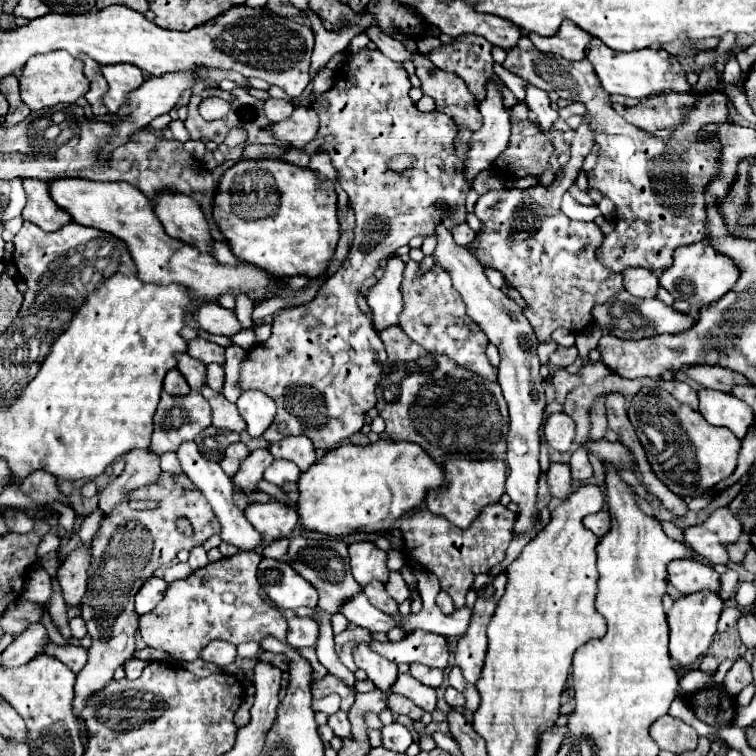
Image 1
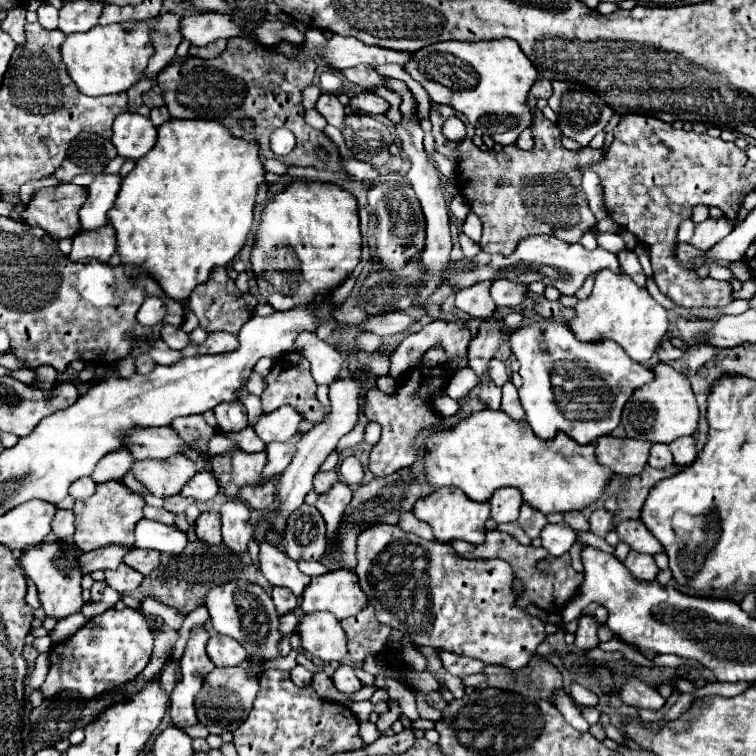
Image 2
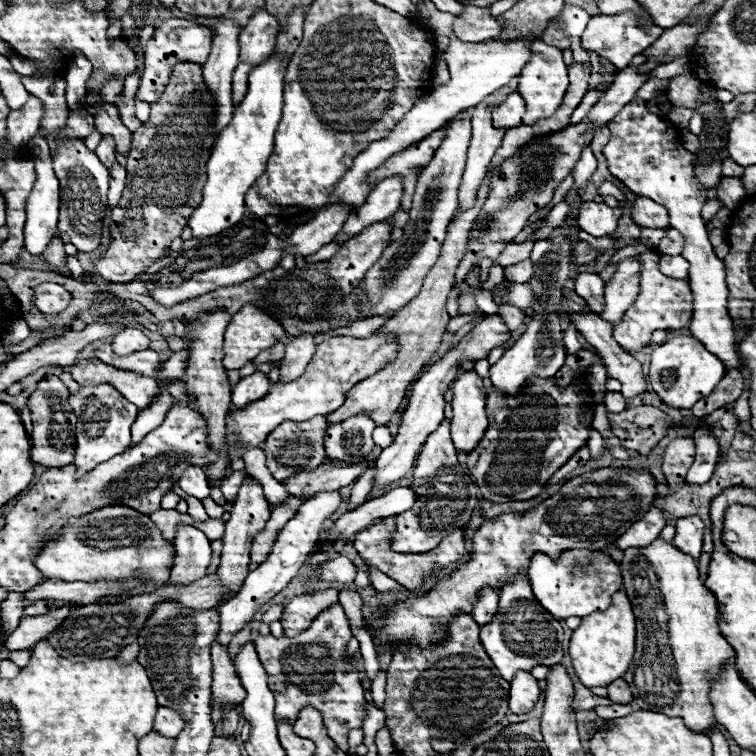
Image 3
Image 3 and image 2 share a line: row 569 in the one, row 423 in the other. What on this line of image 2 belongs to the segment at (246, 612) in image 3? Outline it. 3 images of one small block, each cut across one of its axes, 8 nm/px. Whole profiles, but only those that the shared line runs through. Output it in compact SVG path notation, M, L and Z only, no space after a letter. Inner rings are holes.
M282 406L276 412L262 414L260 420L254 424L254 428L256 428L256 434L266 444L288 442L298 432L300 422L302 422L302 418L300 418L300 412L296 412L296 408Z

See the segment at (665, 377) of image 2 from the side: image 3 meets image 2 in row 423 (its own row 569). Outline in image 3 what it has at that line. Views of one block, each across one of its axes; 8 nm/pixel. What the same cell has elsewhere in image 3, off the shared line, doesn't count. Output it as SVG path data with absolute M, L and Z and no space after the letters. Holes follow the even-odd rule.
M656 538L650 546L624 550L620 566L624 576L624 590L632 602L636 616L636 654L628 672L624 674L624 680L632 690L634 704L642 710L660 712L666 716L680 716L694 732L710 730L716 720L712 714L712 704L708 702L706 680L708 674L716 674L716 670L720 670L720 662L728 662L728 658L734 656L734 650L732 646L728 646L726 638L716 626L716 598L702 584L696 560L680 552L672 542Z

